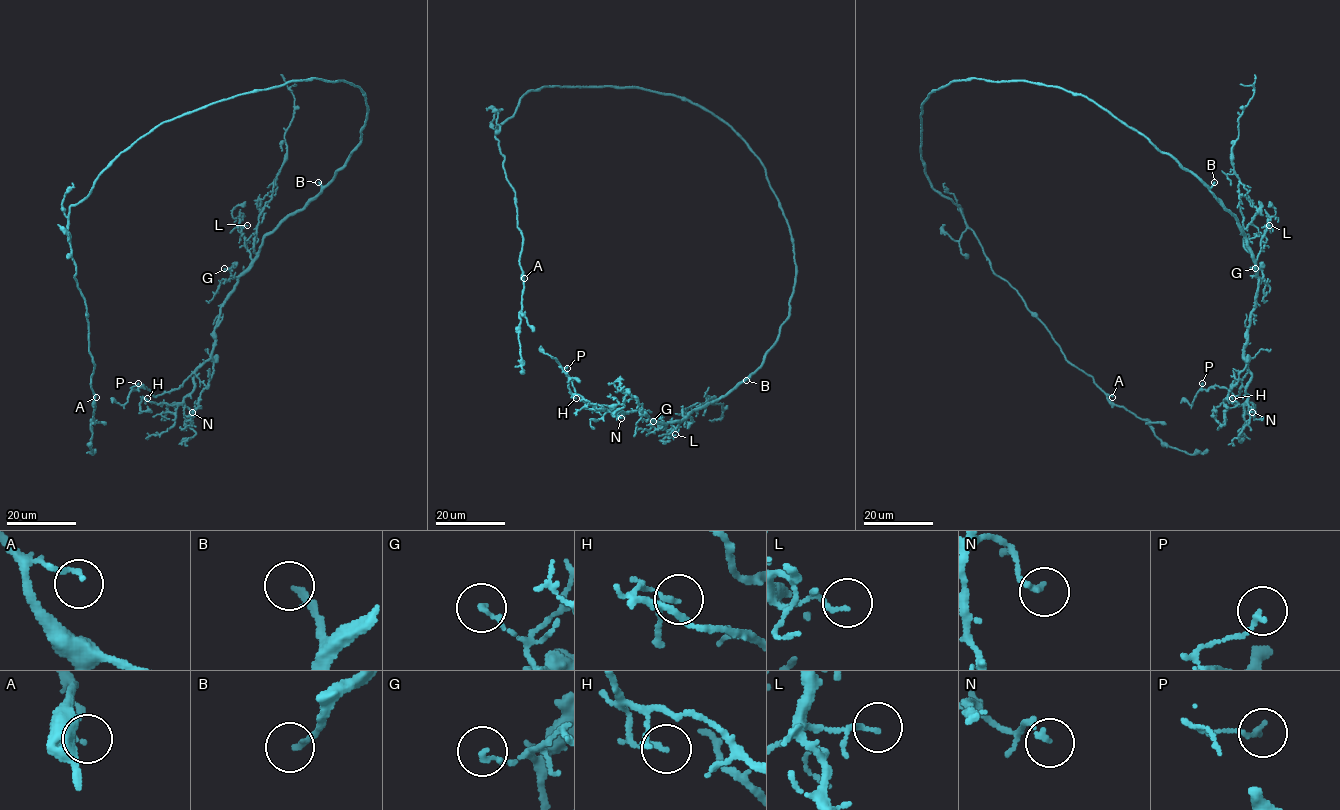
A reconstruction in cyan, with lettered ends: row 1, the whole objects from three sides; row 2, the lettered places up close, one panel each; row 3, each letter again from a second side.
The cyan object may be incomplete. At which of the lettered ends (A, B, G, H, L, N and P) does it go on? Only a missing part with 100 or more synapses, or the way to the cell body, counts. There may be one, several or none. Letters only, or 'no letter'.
B

